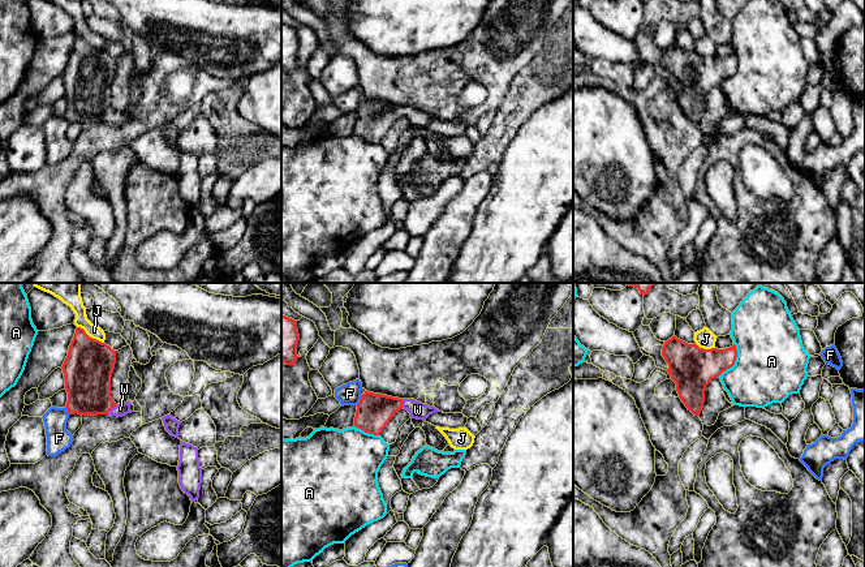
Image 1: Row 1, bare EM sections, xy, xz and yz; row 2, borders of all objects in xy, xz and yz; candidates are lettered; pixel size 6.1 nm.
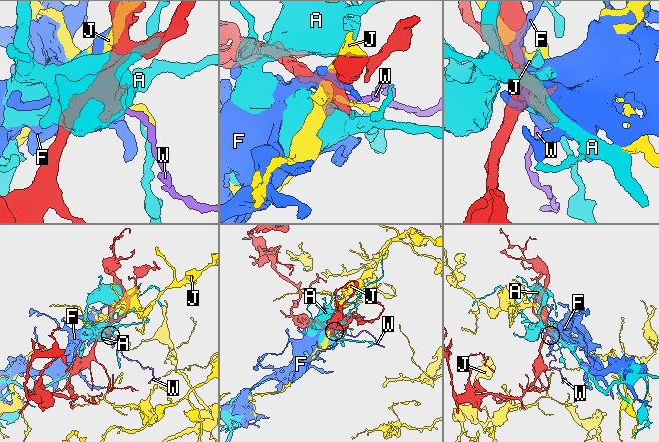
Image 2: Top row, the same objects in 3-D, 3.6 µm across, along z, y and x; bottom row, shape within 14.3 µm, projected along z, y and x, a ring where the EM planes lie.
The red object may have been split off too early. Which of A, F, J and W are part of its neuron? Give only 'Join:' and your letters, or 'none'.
Join: W

